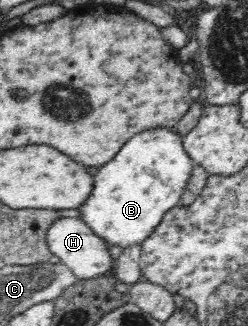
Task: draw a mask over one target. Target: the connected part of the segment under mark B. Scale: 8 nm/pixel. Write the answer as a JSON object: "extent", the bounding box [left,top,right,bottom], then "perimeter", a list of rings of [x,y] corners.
{"extent":[78,128,194,249],"perimeter":[[[156,128],[153,130],[146,130],[140,132],[139,134],[134,134],[134,137],[131,137],[123,146],[122,149],[119,149],[119,152],[114,156],[112,161],[109,161],[106,165],[102,166],[102,169],[96,173],[93,177],[94,183],[92,183],[92,191],[90,191],[90,195],[80,207],[78,207],[80,216],[79,219],[86,222],[86,225],[90,226],[90,229],[98,236],[104,240],[106,245],[116,245],[121,247],[122,249],[127,248],[128,246],[140,246],[143,244],[143,241],[155,231],[158,224],[164,219],[164,215],[170,212],[174,206],[179,204],[180,198],[184,193],[186,184],[190,179],[190,174],[194,169],[194,162],[192,162],[192,158],[188,156],[186,150],[184,150],[184,146],[182,146],[183,138],[180,137],[180,134],[176,133],[175,130],[168,130],[166,128]]]}

